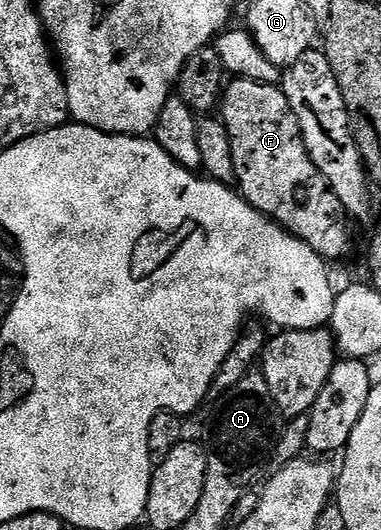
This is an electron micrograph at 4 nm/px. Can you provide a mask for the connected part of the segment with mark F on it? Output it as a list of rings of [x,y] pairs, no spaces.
[[[232,77],[226,83],[221,99],[221,117],[229,132],[229,144],[233,148],[233,166],[238,193],[257,212],[278,222],[287,233],[301,241],[324,260],[343,258],[351,250],[351,226],[347,210],[327,186],[325,176],[313,164],[303,143],[303,133],[297,124],[293,108],[278,85],[255,82],[253,79]]]

